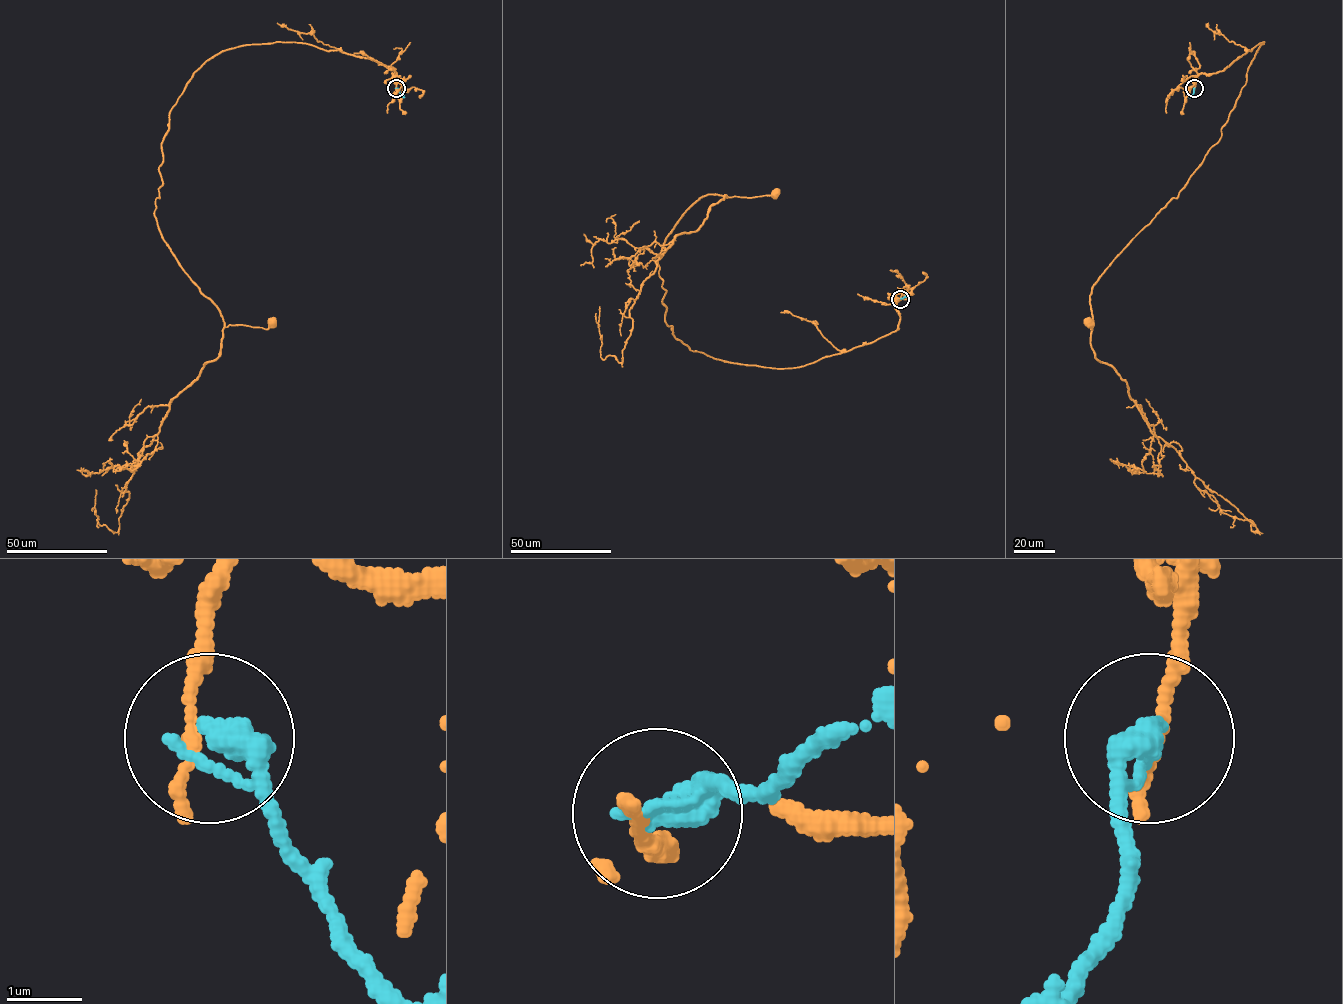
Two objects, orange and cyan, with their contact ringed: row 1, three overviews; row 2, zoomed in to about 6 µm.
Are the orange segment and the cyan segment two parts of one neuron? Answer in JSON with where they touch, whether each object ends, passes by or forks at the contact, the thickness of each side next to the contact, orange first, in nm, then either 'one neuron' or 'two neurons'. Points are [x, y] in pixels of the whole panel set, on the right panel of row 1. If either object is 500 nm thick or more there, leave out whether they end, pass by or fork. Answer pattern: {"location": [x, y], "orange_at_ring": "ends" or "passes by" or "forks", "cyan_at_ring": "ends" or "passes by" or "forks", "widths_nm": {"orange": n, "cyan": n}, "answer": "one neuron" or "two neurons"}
{"location": [1194, 88], "orange_at_ring": "ends", "cyan_at_ring": "ends", "widths_nm": {"orange": 190, "cyan": 440}, "answer": "two neurons"}

